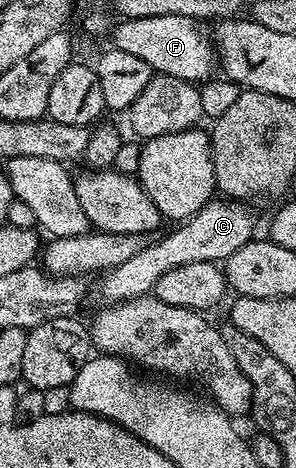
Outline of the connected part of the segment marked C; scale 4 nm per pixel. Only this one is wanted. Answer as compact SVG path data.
M214 199L208 201L195 215L180 222L166 237L154 240L151 247L139 251L139 255L119 263L100 278L101 297L105 303L122 303L152 294L155 283L171 271L171 267L183 267L183 263L224 263L239 247L254 240L253 213L248 204L240 200Z

